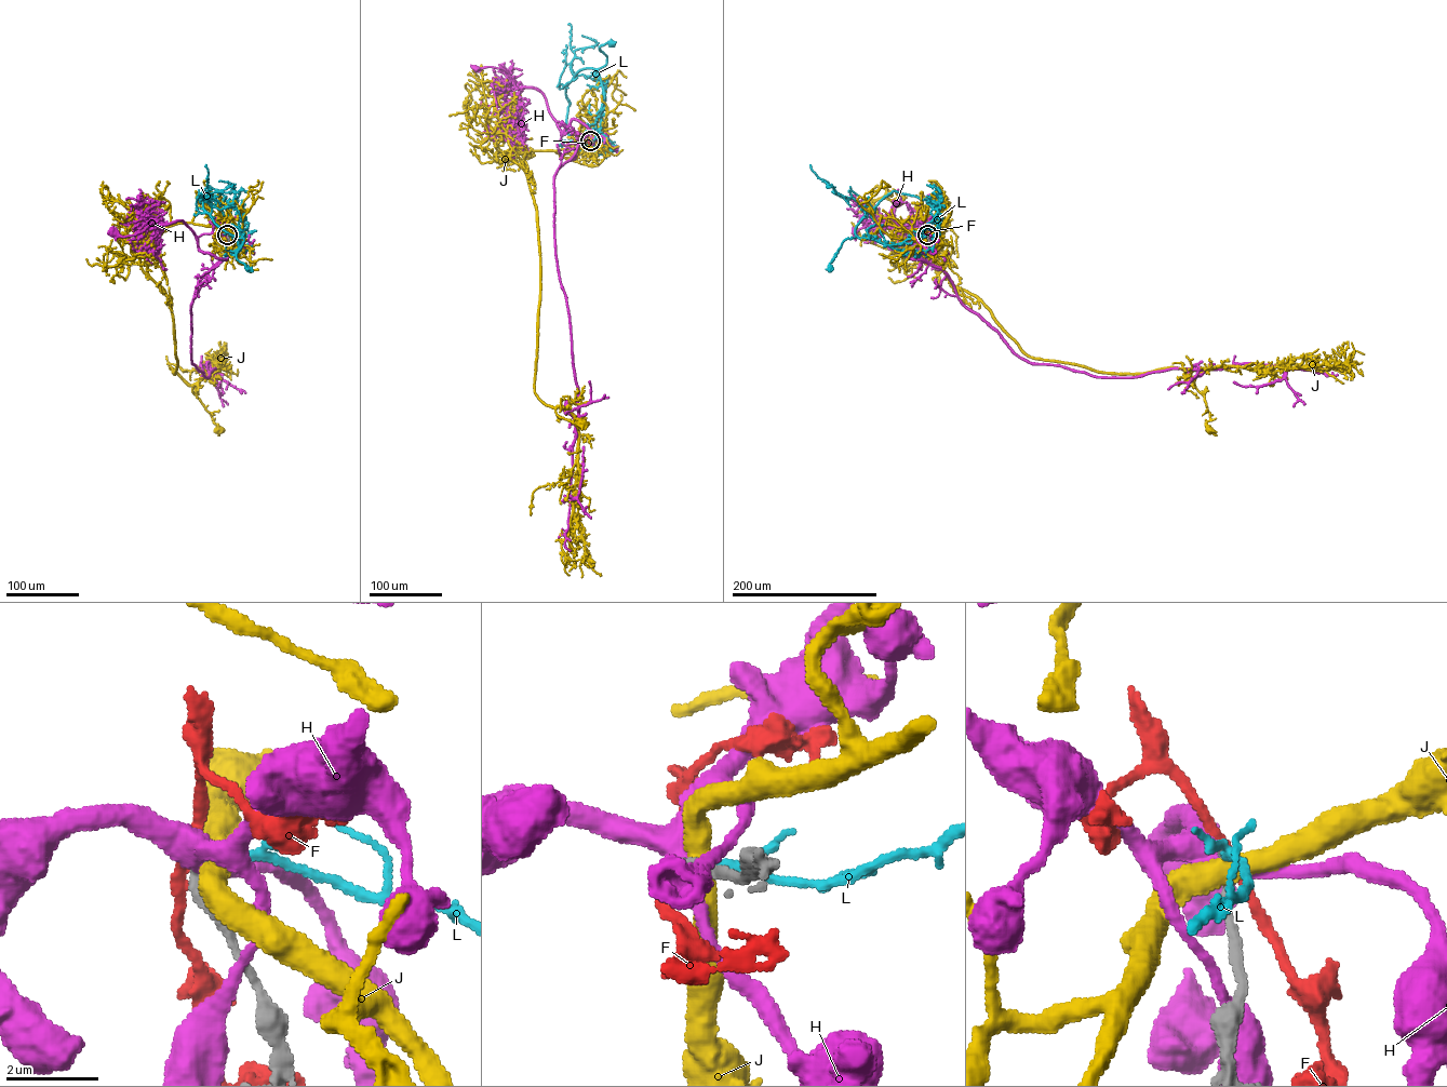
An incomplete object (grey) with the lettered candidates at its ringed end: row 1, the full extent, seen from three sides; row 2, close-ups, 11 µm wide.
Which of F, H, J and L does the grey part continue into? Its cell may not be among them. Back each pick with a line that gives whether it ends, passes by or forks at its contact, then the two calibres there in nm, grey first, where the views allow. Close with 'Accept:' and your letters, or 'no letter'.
L: it passes by; calibres 170 and 130 nm
Accept: L

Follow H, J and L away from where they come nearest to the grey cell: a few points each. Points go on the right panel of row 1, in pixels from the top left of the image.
H: (927, 235), (932, 235), (919, 242), (901, 226), (882, 220), (860, 228), (854, 236), (855, 232)
J: (927, 235), (937, 223), (947, 277), (974, 294), (1026, 353), (1107, 372), (1181, 367), (1204, 398), (1210, 429)
L: (927, 235), (895, 244), (856, 236), (846, 239), (829, 265), (830, 269)

